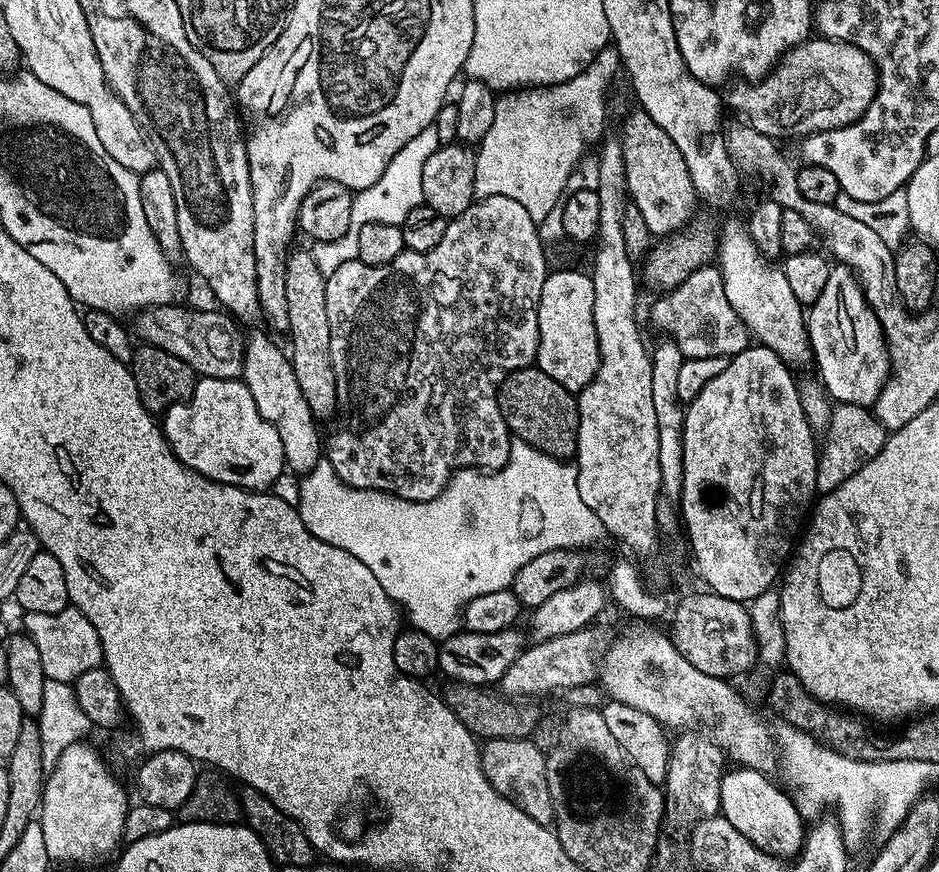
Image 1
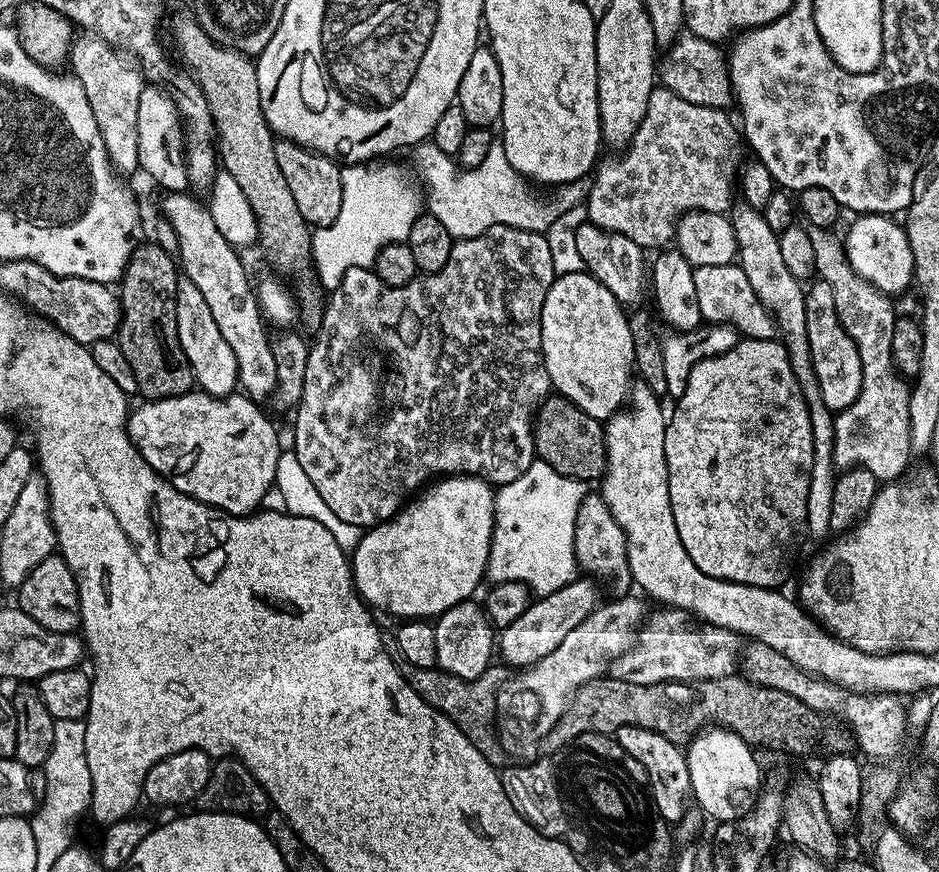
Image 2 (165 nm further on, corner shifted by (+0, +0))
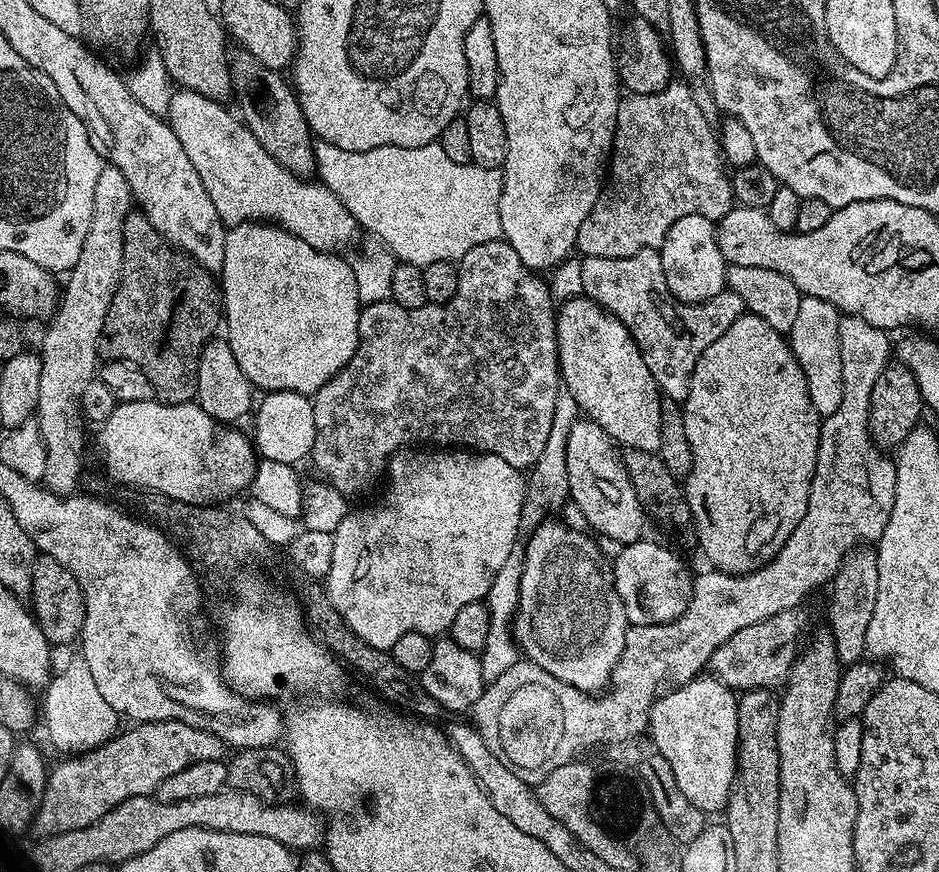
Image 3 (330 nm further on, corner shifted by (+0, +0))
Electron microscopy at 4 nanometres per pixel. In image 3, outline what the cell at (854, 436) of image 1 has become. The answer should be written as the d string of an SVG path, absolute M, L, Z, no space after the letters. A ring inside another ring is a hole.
M864 546L849 552L842 566L836 571L836 577L830 581L831 588L826 628L832 633L836 657L844 666L859 664L866 656L866 626L870 626L870 614L874 614L874 598L878 598L878 562L875 551Z

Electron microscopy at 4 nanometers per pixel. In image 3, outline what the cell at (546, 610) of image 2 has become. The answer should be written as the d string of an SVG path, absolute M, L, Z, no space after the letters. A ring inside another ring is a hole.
M641 538L633 544L625 544L619 549L620 552L614 556L612 564L612 579L616 582L616 593L622 602L626 612L629 625L632 626L654 626L655 624L665 624L671 620L677 620L686 610L688 599L692 596L693 577L688 576L684 569L684 564L668 548L663 548L660 544L655 544L649 538Z

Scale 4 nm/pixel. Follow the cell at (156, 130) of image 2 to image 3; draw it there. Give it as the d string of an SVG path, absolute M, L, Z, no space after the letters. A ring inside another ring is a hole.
M176 90L168 103L166 119L178 134L186 158L194 162L194 170L198 170L198 178L202 178L202 186L206 186L206 194L210 194L210 202L214 202L214 210L225 225L258 220L277 224L302 242L310 242L314 250L340 254L350 247L358 225L342 201L325 184L296 176L270 158L239 115L231 116L220 104L219 99L210 96Z

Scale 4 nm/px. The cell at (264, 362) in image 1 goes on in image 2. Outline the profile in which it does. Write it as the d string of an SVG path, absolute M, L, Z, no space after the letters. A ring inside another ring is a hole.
M182 191L170 192L163 197L163 219L167 220L178 240L175 255L179 271L183 279L198 286L222 338L226 338L230 350L234 350L234 358L238 361L239 387L251 399L264 402L276 391L278 366L274 366L272 340L268 336L269 329L262 317L260 304L256 301L253 281L248 281L248 272L240 261L241 253L226 242L226 238L222 238L207 207L188 195L187 191Z

